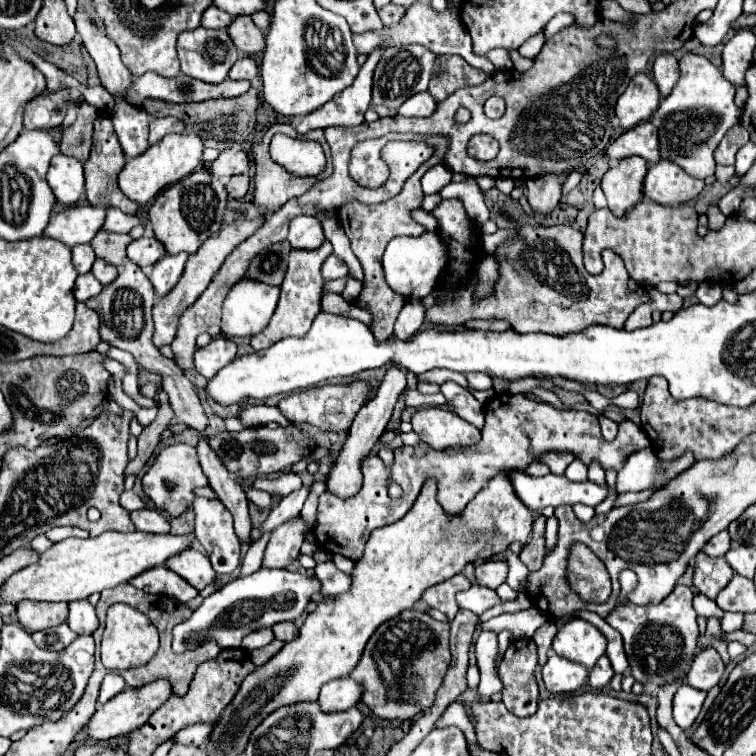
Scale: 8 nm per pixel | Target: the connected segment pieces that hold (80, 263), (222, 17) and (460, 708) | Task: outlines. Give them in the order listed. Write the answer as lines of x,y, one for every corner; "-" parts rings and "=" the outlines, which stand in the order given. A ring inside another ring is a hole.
80,244
80,246
74,246
72,248
72,260
74,260
74,266
80,274
86,274
90,272
96,256
94,256
94,250
90,244
=
214,4
210,8
206,8
206,12
202,14
202,26
204,28
228,28
232,20
234,20
234,16
230,16
228,12
220,10
=
454,702
454,704
450,704
450,706
444,710
442,718
436,720
436,728
446,728
446,726
458,726
458,728
464,732
466,740
468,740
472,746
478,744
478,742
476,742
476,734
474,734
474,726
472,726
472,722
470,722
470,718
468,718
468,712
466,712
466,706
464,706
464,704

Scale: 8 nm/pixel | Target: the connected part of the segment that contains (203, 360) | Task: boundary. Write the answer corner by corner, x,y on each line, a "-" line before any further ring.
220,336
212,340
208,346
198,348
194,352
194,364
196,370
210,380
216,376
218,370
222,370
230,360
234,360
234,356
236,356
236,344

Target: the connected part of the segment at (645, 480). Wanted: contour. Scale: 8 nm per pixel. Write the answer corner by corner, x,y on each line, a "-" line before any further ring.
650,446
636,450
626,458
624,466
618,470
618,478
614,484
616,494
664,488
672,478
676,478
684,470
692,468
694,462
696,460
690,450
670,462
662,462
658,452

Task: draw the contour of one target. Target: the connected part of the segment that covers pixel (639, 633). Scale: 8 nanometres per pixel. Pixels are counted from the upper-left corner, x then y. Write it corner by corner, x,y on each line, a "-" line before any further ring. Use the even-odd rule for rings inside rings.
678,584
672,594
668,594
660,604
636,606
628,602
624,594
620,594
616,606
604,620
622,634
624,650
630,662
630,674
636,682
644,686
652,684
656,688
664,686
664,682
674,682
680,674
688,672
696,650
696,640
700,636
692,600
692,590
682,584

